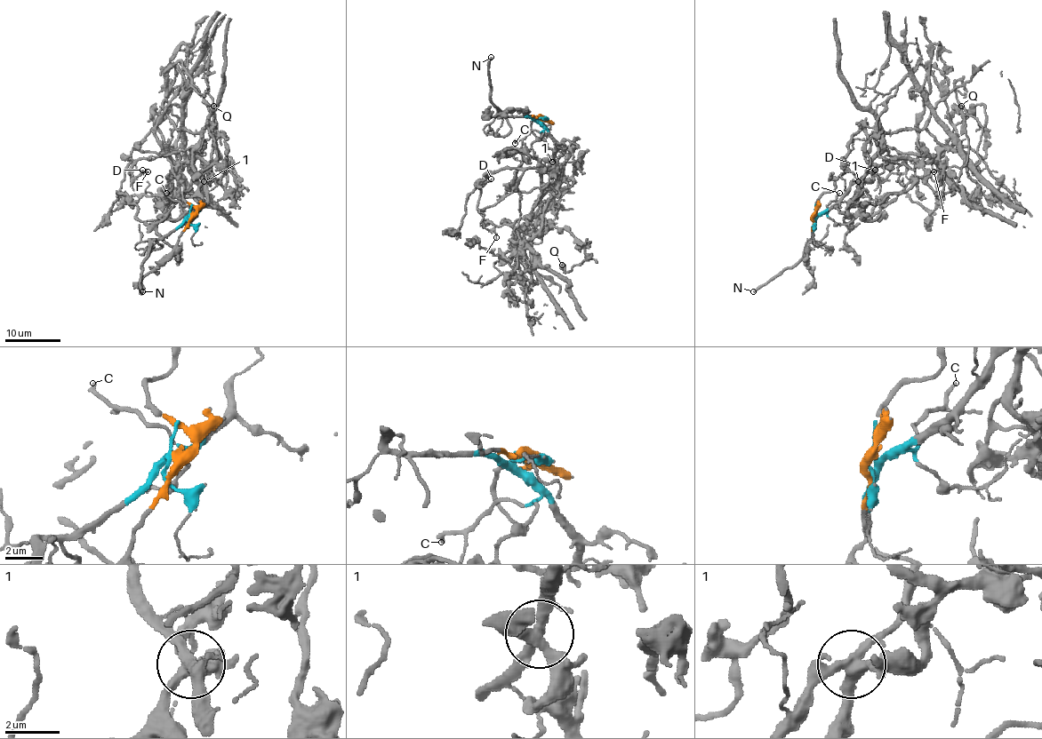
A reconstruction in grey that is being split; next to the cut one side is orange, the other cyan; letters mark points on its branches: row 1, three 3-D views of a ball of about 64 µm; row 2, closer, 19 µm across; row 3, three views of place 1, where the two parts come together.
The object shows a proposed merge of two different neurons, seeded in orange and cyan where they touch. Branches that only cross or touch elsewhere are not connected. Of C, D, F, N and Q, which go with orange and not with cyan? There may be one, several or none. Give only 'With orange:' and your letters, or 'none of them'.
With orange: Q

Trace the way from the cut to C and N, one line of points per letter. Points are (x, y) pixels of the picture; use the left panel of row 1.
C: (190, 216), (195, 213), (189, 207), (166, 194)
N: (190, 216), (173, 229), (153, 241), (148, 256), (143, 262), (140, 285), (143, 291)

